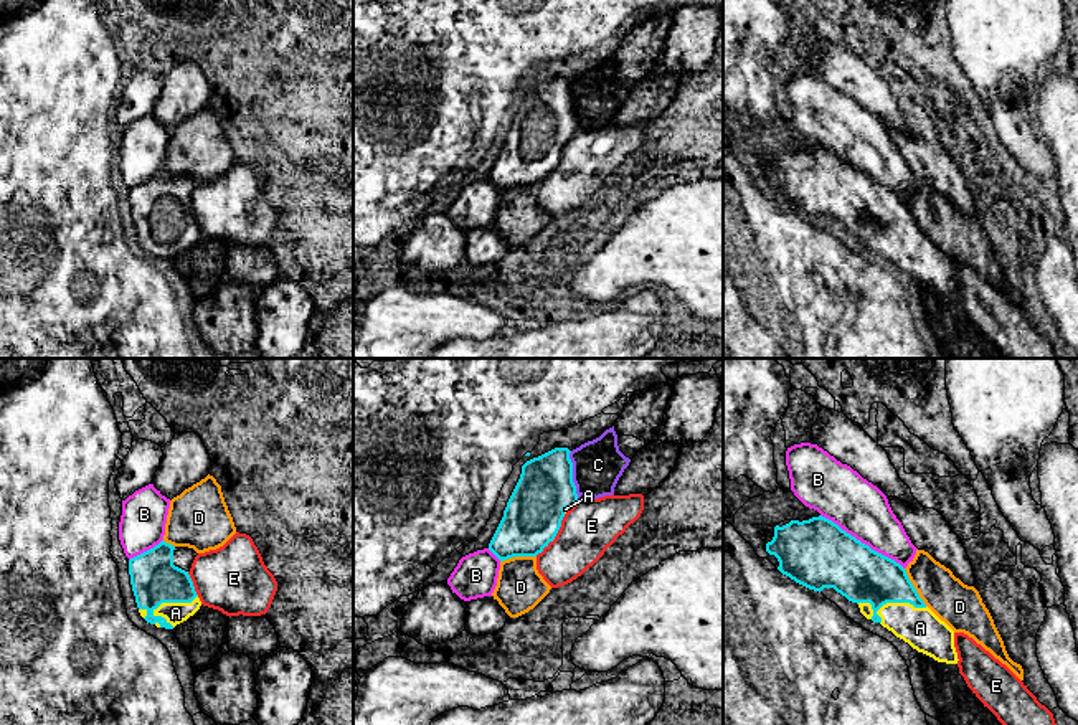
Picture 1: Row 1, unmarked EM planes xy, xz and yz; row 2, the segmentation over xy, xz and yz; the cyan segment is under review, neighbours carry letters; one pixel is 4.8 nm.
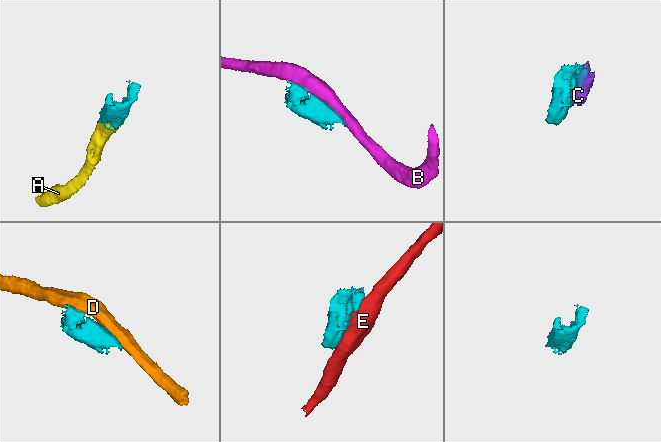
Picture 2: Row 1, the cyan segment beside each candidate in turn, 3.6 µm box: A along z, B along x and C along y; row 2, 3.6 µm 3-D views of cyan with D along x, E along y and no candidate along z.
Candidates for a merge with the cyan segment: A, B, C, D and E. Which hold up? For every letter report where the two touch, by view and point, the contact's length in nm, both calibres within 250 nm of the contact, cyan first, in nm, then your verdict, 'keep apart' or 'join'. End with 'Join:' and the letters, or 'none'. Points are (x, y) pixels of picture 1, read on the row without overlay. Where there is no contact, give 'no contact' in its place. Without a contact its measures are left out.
A: contact yz (892, 232); length 340 nm; calibres 280 and 190 nm; join
B: contact yz (860, 172); length 480 nm; calibres 340 and 260 nm; keep apart
C: contact xz (572, 106); length 240 nm; calibres 280 and 240 nm; keep apart
D: contact yz (913, 217); length 220 nm; calibres 260 and 220 nm; keep apart
E: contact xz (555, 165); length 260 nm; calibres 280 and 260 nm; keep apart
Join: A

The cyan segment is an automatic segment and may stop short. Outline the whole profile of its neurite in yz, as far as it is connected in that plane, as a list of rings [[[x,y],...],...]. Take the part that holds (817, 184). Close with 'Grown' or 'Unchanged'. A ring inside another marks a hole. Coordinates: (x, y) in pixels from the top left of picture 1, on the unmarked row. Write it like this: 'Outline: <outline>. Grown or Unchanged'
Outline: [[[819,145],[802,152],[784,150],[768,157],[766,182],[778,188],[778,200],[796,213],[819,223],[824,218],[834,218],[849,231],[857,233],[867,249],[880,253],[918,282],[938,292],[957,294],[954,261],[924,235],[906,200],[842,160],[832,150]]]. Grown

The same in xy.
Outline: [[[162,170],[129,190],[135,233],[147,253],[173,259],[200,239],[201,231],[188,205],[196,185],[193,178]]]. Grown

